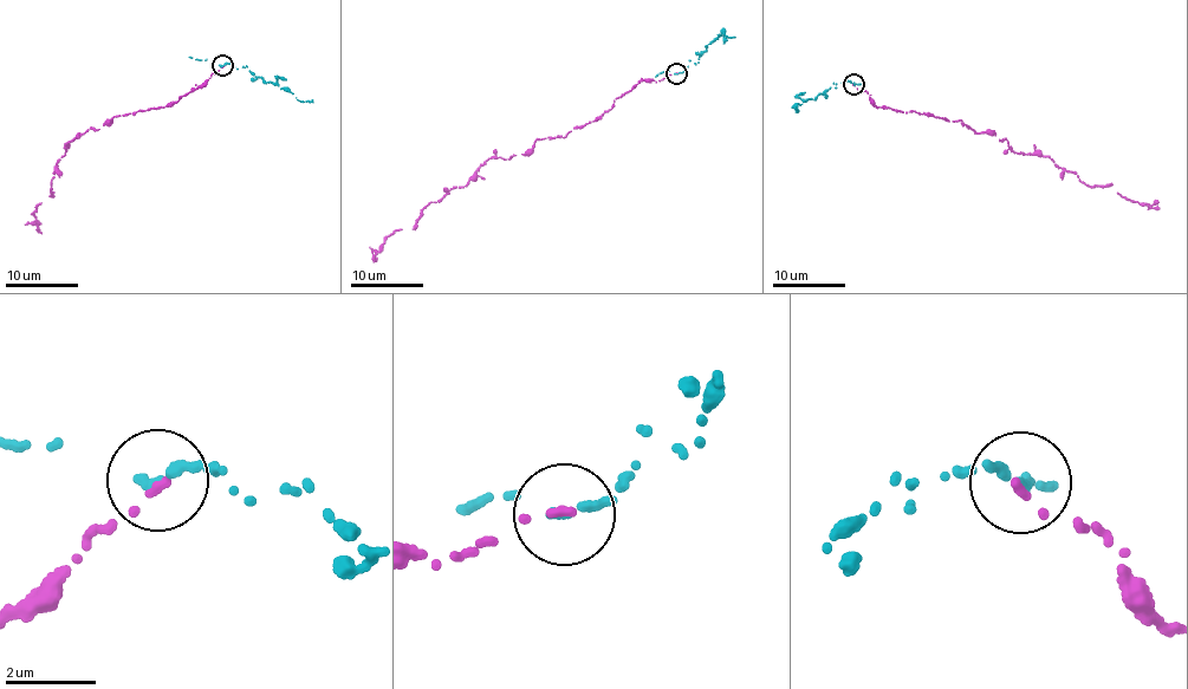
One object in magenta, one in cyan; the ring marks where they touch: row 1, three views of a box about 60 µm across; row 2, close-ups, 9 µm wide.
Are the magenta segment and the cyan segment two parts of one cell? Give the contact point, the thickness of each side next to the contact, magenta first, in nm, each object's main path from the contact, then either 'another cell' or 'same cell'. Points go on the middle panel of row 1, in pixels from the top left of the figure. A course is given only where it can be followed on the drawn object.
(676, 73) | 140/240 nm | magenta via (676, 73), (638, 83), (564, 137), (484, 162), (467, 183), (422, 209), (414, 228), (372, 249), (376, 260) | cyan via (676, 73), (686, 72), (689, 60), (699, 62), (707, 44), (718, 36), (722, 33), (733, 38) | another cell

